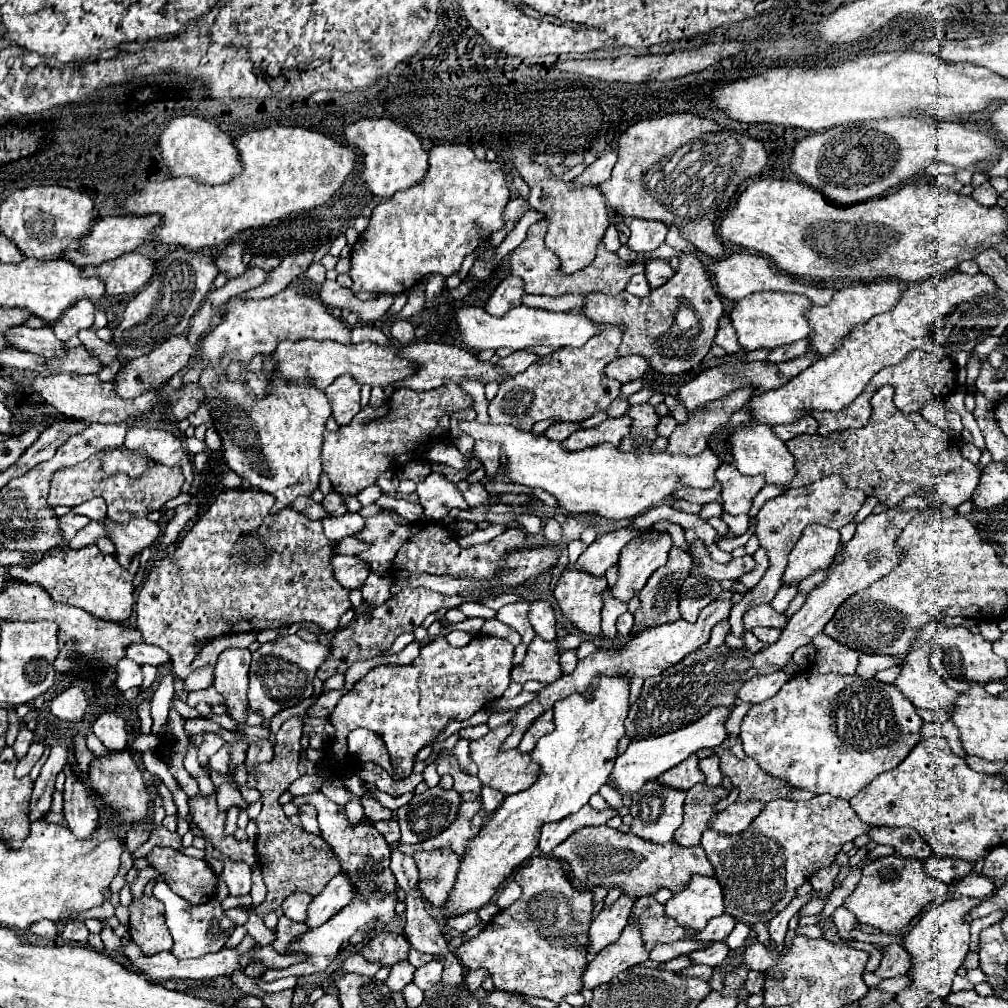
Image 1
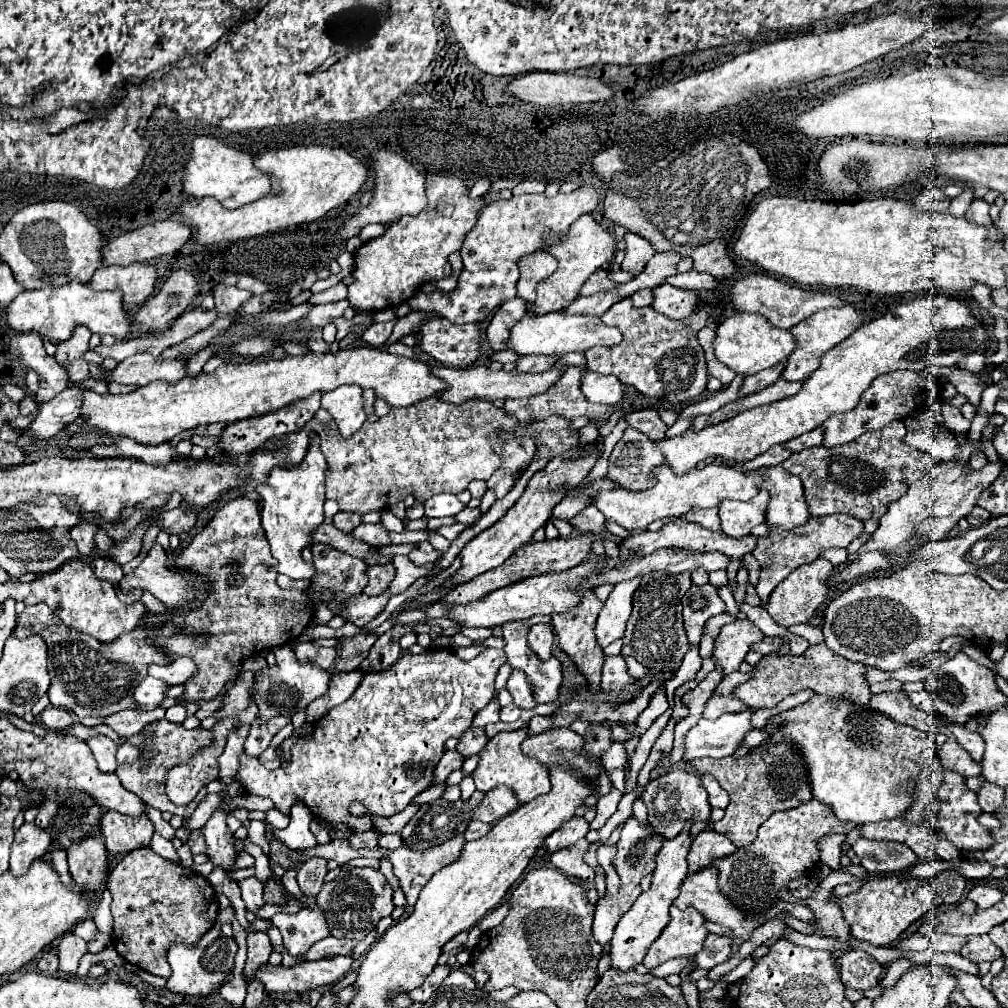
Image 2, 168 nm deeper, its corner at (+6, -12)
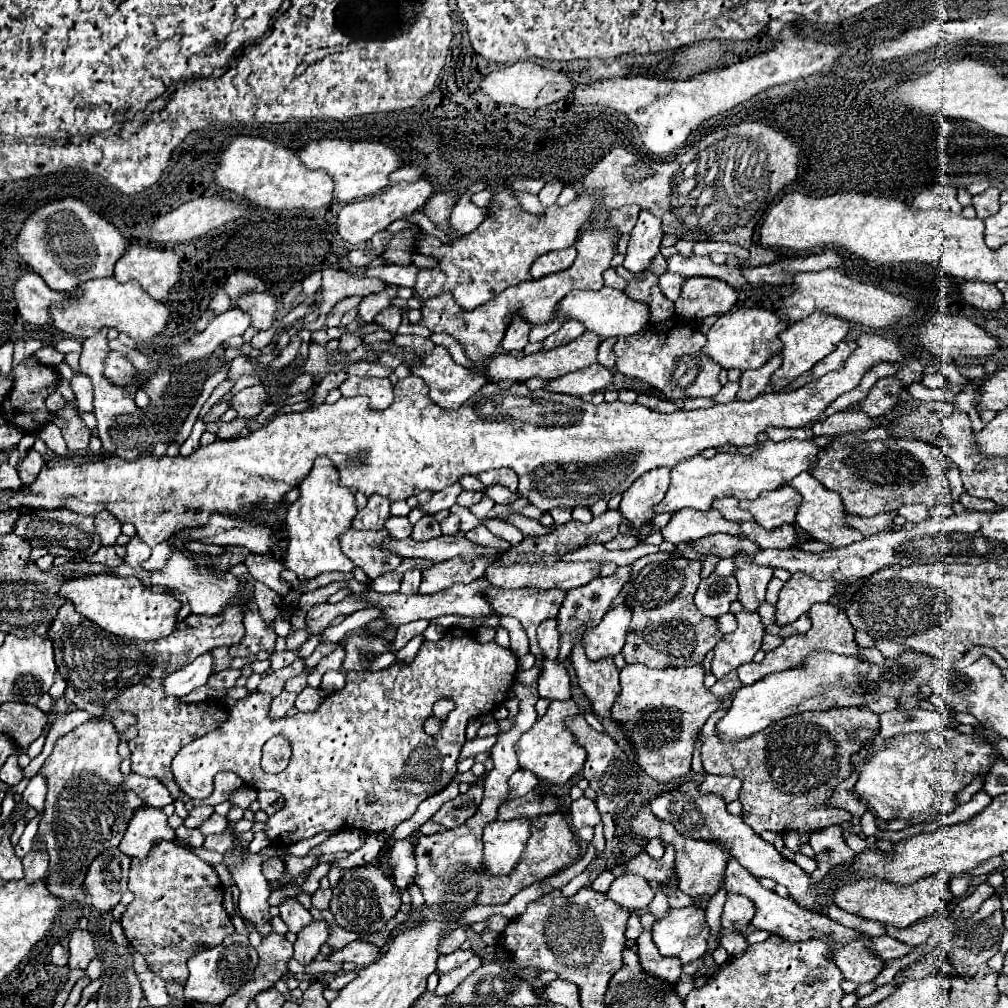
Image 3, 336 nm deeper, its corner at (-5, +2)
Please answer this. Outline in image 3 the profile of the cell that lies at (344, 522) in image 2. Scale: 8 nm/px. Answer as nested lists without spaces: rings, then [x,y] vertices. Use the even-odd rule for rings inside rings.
[[[369,495],[367,497],[367,505],[363,509],[359,509],[359,513],[353,517],[353,527],[361,529],[361,531],[377,531],[383,527],[385,519],[391,515],[389,513],[389,499],[381,497],[381,495]]]

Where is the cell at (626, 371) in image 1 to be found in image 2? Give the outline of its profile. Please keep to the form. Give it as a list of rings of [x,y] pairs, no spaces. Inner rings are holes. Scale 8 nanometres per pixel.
[[[594,371],[582,375],[580,391],[588,401],[602,405],[616,405],[624,395],[622,383],[614,375],[600,375]]]

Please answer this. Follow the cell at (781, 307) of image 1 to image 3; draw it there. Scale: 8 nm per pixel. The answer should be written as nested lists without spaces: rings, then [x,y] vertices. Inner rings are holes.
[[[759,307],[737,309],[737,311],[721,315],[719,321],[709,329],[703,351],[713,361],[717,361],[723,369],[731,369],[731,367],[737,367],[741,371],[759,369],[773,355],[781,353],[783,345],[779,341],[779,333],[787,327],[789,327],[789,323],[783,321],[779,315],[775,315],[769,309],[759,309]]]

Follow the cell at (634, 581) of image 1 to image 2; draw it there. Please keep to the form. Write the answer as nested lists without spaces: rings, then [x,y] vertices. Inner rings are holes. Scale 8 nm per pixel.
[[[632,579],[632,581],[624,581],[614,585],[614,591],[608,595],[598,621],[596,621],[596,641],[598,645],[604,649],[610,643],[614,643],[616,639],[624,637],[626,631],[626,621],[628,615],[632,611],[632,593],[636,591],[640,579]]]

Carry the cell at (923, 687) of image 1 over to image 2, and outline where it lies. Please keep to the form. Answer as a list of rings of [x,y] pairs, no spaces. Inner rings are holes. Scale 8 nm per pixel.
[[[948,723],[948,729],[954,733],[958,743],[972,755],[972,759],[976,763],[982,763],[982,755],[984,755],[984,739],[982,739],[982,735],[968,731],[964,725]]]

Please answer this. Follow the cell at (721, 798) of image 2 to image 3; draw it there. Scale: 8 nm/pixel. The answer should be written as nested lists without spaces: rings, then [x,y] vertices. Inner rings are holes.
[[[707,775],[705,781],[699,785],[699,789],[703,793],[713,791],[719,793],[727,803],[735,801],[739,797],[739,789],[741,789],[741,781],[737,777],[719,777],[719,775]]]

